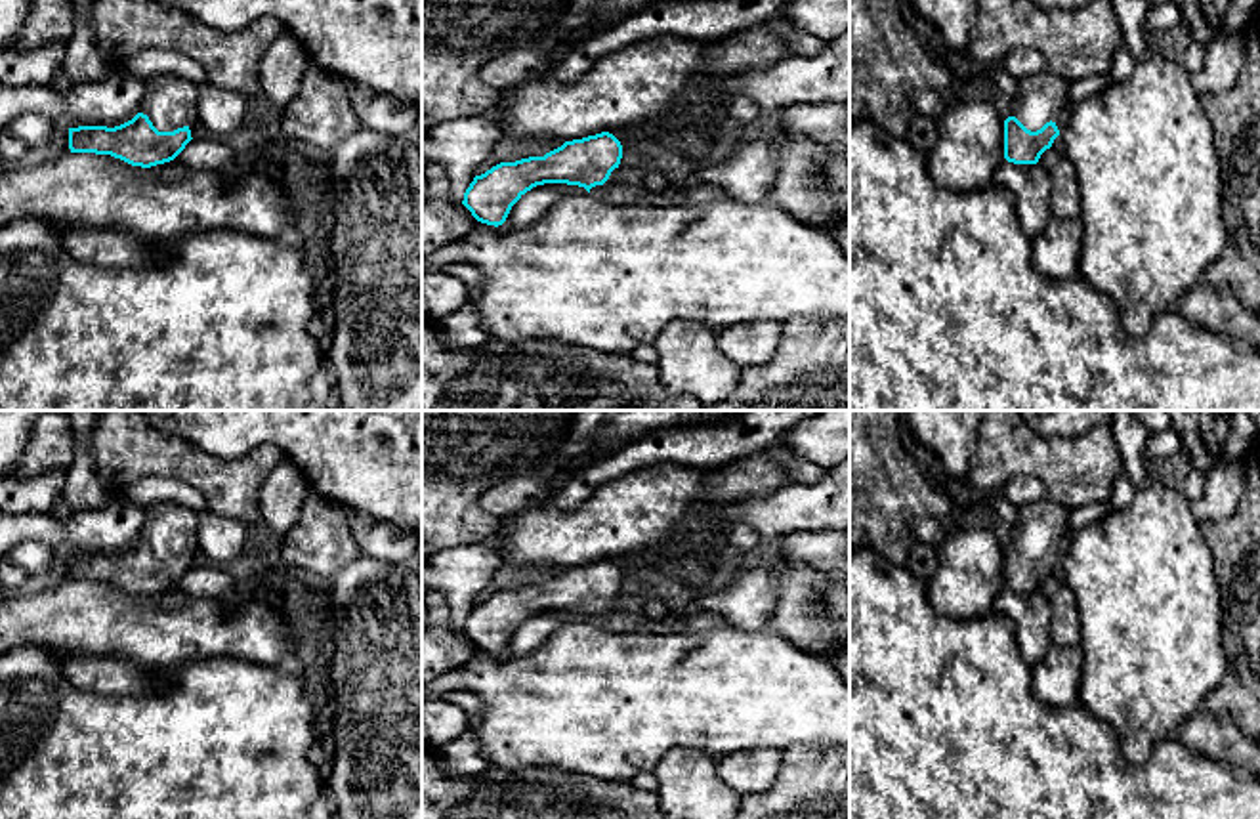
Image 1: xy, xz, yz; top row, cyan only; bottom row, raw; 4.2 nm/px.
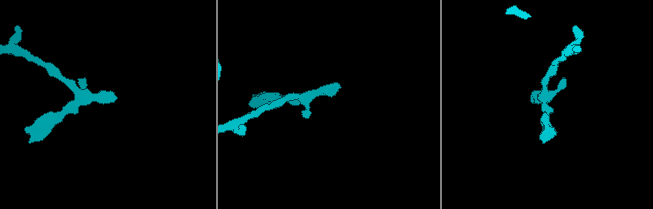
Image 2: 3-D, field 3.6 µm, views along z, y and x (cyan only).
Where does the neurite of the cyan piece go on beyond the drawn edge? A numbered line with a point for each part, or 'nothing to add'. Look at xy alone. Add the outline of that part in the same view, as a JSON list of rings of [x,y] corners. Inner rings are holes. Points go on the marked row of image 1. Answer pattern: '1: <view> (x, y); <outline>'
1: xy (170, 102); [[[162,74],[145,80],[145,95],[139,113],[147,115],[158,132],[174,132],[187,126],[197,137],[200,126],[197,113],[197,84],[178,74]]]

